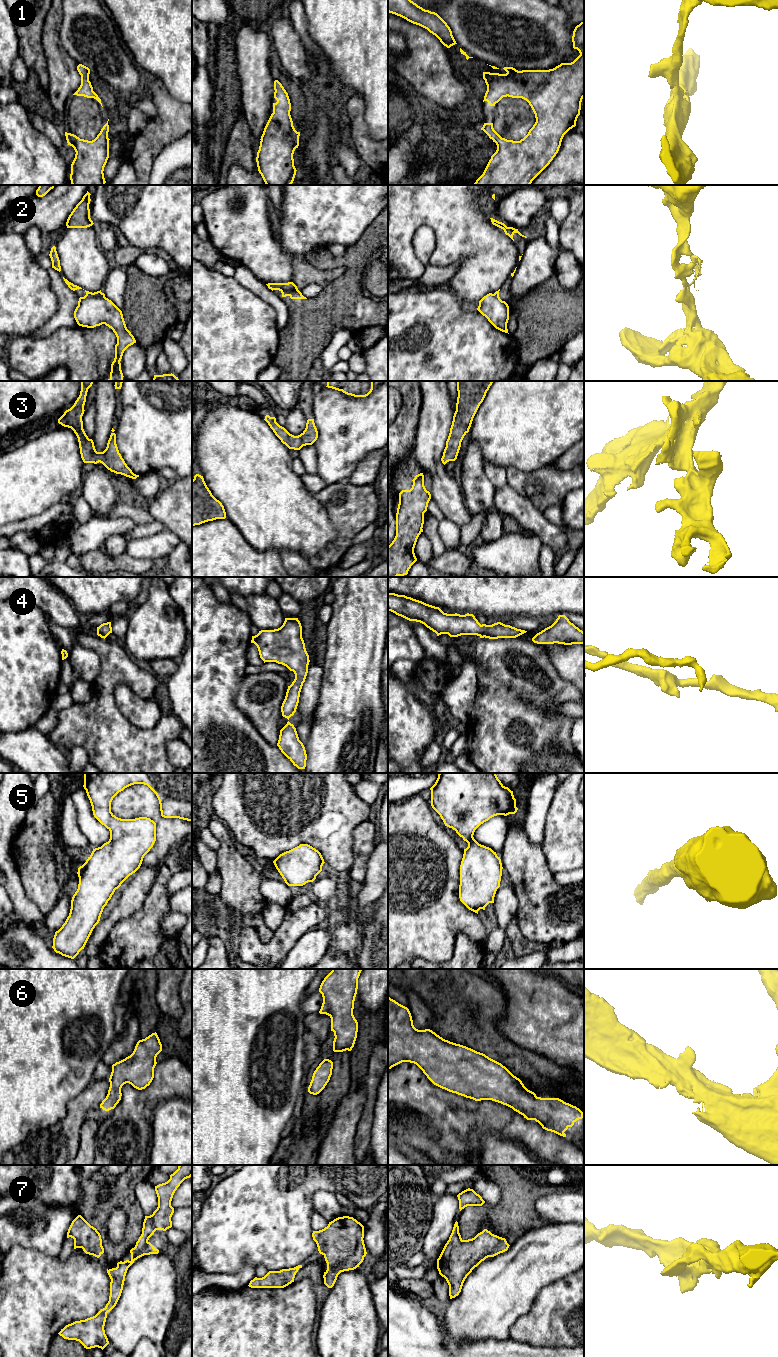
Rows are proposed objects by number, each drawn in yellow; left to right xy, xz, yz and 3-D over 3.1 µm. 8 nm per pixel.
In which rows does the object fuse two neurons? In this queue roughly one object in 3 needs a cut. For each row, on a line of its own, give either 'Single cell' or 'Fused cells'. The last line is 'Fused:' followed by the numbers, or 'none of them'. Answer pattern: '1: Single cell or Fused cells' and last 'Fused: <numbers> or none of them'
1: Single cell
2: Fused cells
3: Single cell
4: Single cell
5: Single cell
6: Single cell
7: Single cell
Fused: 2

